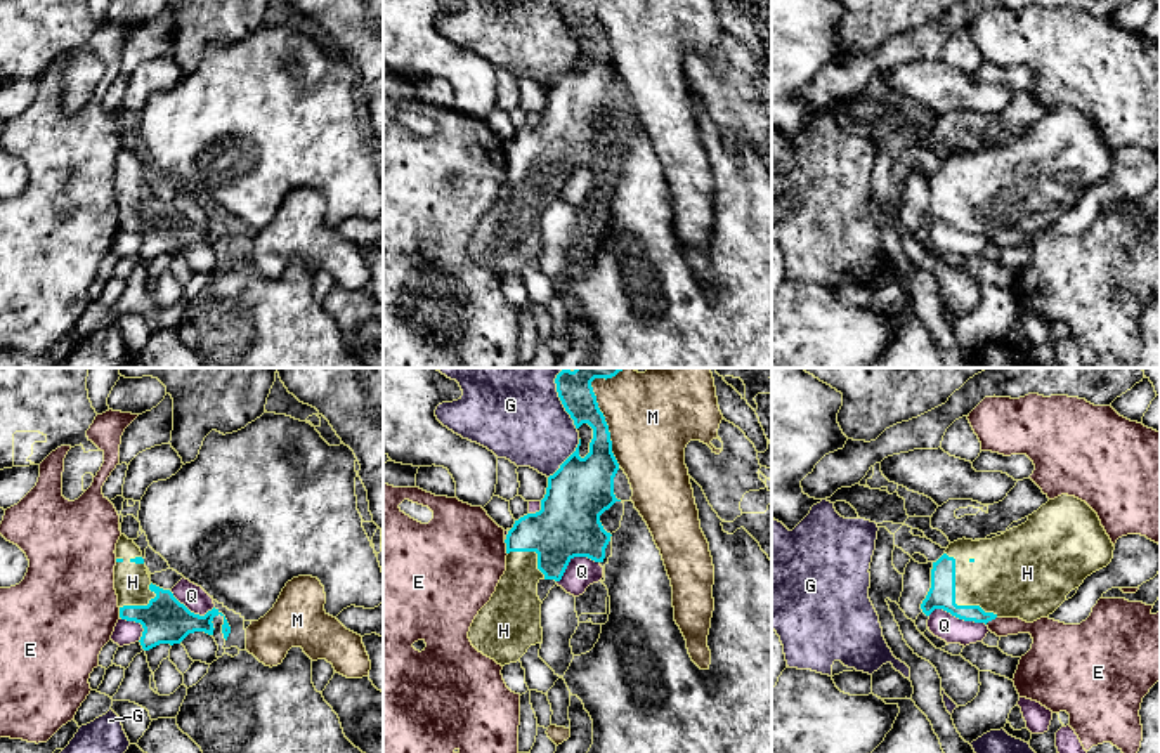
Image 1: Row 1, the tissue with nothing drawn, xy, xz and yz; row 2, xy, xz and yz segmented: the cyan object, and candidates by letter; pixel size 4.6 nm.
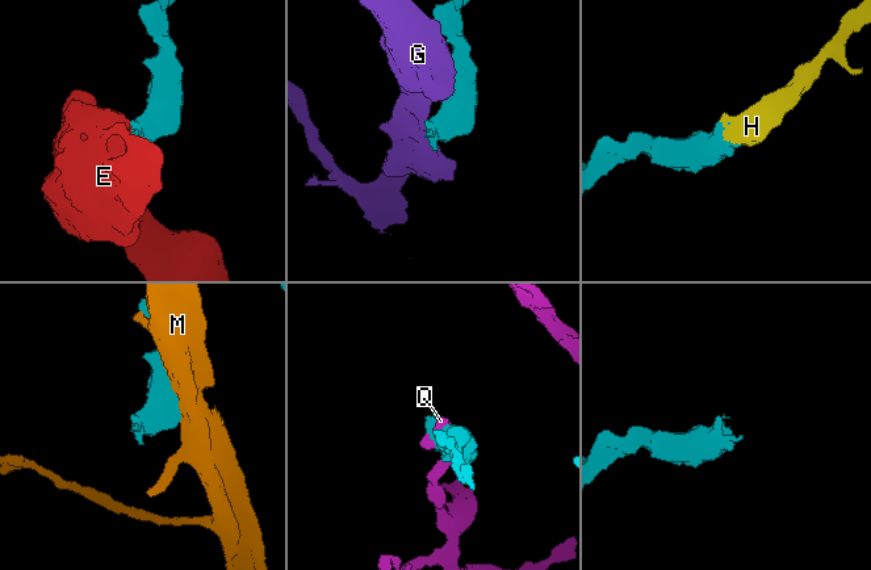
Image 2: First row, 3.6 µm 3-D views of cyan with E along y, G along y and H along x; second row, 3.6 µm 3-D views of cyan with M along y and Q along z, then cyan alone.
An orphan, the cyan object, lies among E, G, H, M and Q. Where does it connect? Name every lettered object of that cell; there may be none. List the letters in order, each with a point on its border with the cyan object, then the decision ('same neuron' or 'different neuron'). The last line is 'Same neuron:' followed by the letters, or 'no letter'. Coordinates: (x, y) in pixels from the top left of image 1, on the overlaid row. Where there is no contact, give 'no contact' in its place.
E: meets cyan in xz at (507, 547); different neuron
G: meets cyan in xz at (560, 399); different neuron
H: meets cyan in yz at (954, 597); same neuron
M: meets cyan in xz at (599, 408); different neuron
Q: meets cyan in yz at (957, 616); different neuron
Same neuron: H

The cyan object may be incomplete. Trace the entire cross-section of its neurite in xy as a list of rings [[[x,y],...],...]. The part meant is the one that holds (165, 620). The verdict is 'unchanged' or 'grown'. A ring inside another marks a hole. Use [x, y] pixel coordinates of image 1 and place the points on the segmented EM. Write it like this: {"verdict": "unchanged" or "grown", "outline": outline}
{"verdict": "grown", "outline": [[[125,534],[116,543],[114,590],[120,618],[140,623],[140,645],[149,651],[160,644],[180,644],[189,633],[213,635],[213,618],[224,616],[218,609],[205,616],[191,612],[170,590],[151,583],[140,548]]]}

